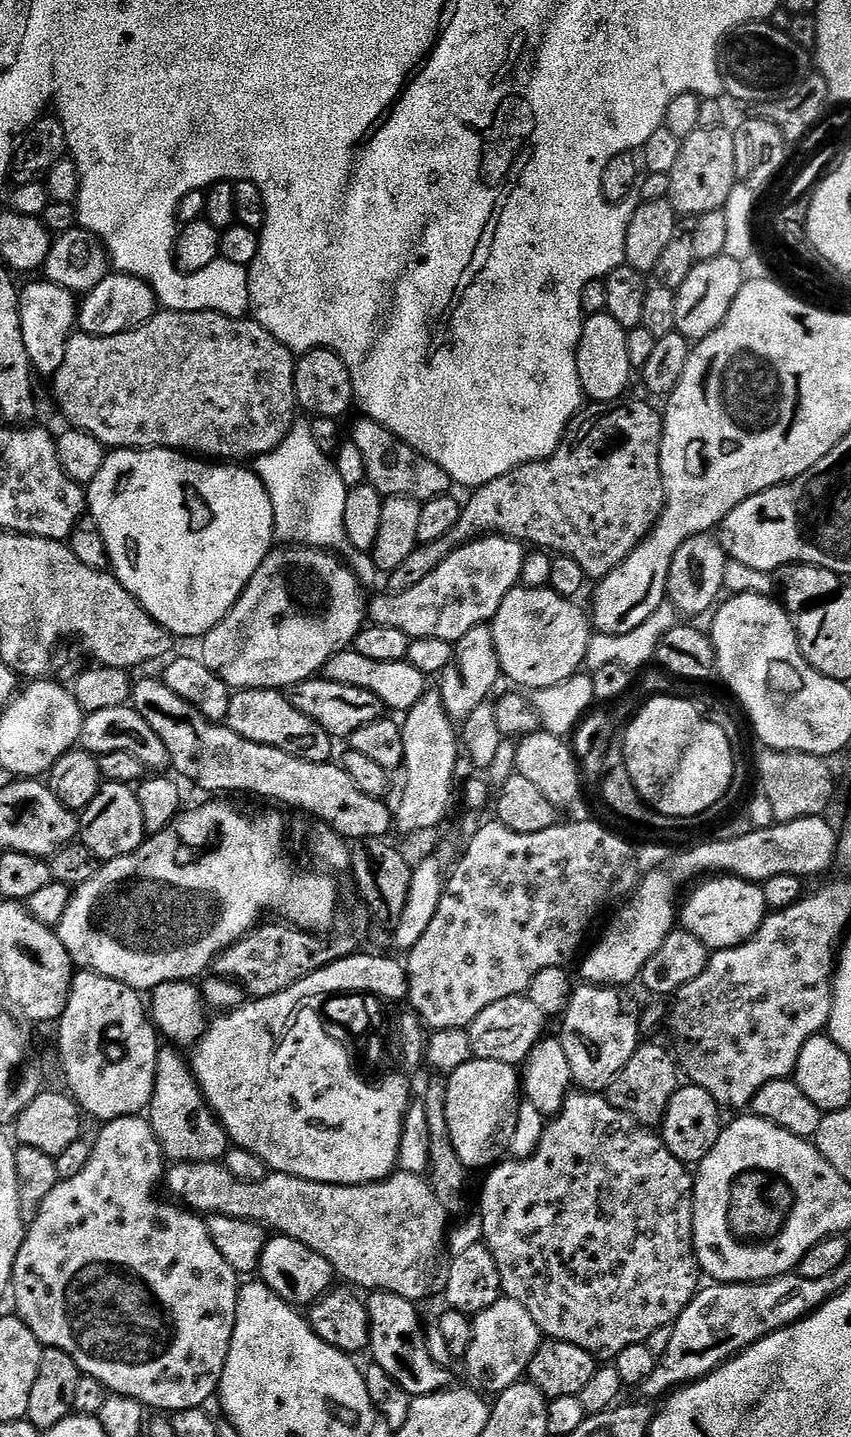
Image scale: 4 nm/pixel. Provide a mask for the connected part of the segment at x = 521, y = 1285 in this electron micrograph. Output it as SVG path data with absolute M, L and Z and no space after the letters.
M576 1090L565 1100L563 1112L547 1121L536 1153L525 1160L508 1158L497 1163L487 1173L489 1176L484 1182L483 1243L494 1254L494 1262L498 1262L501 1293L507 1299L517 1300L526 1306L526 1310L530 1310L530 1318L538 1322L545 1337L582 1346L582 1350L604 1362L615 1361L616 1356L626 1350L626 1346L645 1343L654 1330L675 1324L682 1310L686 1310L688 1303L702 1288L702 1273L694 1248L694 1176L689 1165L674 1158L663 1139L652 1132L655 1131L651 1127L640 1124L630 1114L618 1110L603 1095Z

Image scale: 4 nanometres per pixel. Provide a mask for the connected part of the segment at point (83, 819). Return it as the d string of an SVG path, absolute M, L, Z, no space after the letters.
M101 783L94 802L79 813L79 818L79 843L84 844L86 850L91 850L102 862L134 854L134 850L141 848L149 835L146 818L142 816L142 802L136 797L136 788L130 784Z

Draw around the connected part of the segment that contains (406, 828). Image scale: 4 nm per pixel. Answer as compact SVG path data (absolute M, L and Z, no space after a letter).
M425 691L423 698L403 717L404 793L400 809L394 812L394 828L400 832L428 832L448 816L452 804L452 784L456 780L456 761L461 759L462 744L452 715L446 710L439 691Z

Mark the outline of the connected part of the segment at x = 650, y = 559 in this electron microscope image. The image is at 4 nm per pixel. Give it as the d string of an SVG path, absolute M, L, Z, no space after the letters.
M665 508L656 520L646 539L616 567L609 576L603 577L596 588L596 601L590 607L590 619L597 633L605 636L625 636L642 626L654 613L665 607L668 594L668 575L676 551L692 536L692 524L678 522L676 514L668 514Z

